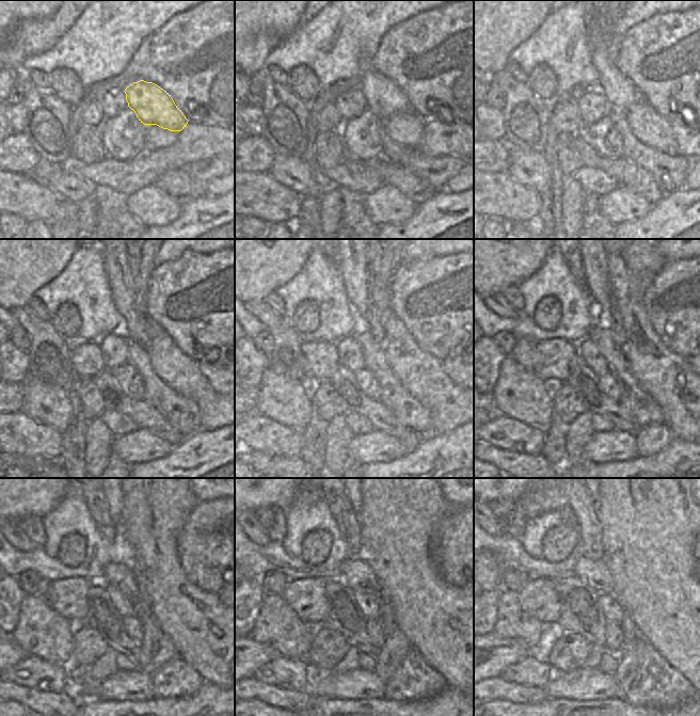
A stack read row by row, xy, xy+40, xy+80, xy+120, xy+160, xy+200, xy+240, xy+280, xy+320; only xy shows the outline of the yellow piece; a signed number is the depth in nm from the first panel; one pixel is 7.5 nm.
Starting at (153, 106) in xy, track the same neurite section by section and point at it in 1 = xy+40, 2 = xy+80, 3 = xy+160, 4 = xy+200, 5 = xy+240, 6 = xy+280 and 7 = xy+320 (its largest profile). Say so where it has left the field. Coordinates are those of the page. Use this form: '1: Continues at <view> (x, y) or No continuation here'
1: Continues at xy+40 (384, 98)
2: Continues at xy+80 (620, 92)
3: Continues at xy+160 (351, 260)
4: Continues at xy+200 (594, 265)
5: Continues at xy+240 (114, 499)
6: Continues at xy+280 (355, 499)
7: Continues at xy+320 (594, 499)

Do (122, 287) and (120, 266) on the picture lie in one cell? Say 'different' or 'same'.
same

